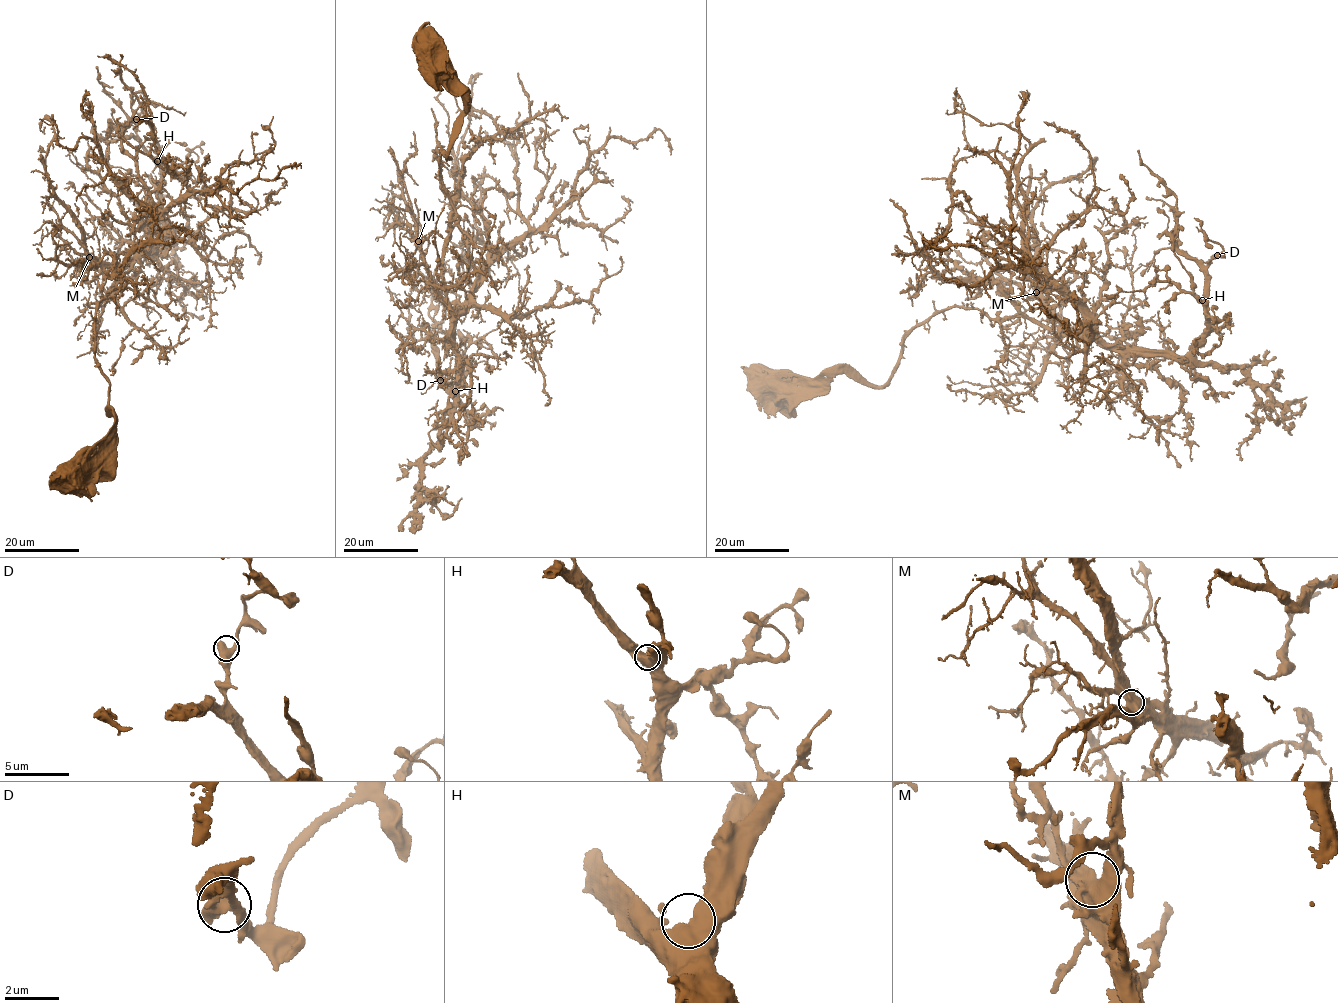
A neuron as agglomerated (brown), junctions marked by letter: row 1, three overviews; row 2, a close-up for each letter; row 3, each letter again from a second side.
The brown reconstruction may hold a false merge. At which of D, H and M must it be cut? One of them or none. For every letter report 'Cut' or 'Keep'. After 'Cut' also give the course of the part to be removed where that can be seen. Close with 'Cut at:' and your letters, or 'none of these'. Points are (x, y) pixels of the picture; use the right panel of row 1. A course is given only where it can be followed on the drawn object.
D: Keep
H: Keep
M: Keep
Cut at: none of these

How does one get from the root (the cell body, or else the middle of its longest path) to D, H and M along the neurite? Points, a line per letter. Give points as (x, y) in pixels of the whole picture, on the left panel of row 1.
D: (68, 480), (117, 419), (98, 305), (167, 221), (137, 119)
H: (68, 480), (88, 470), (117, 422), (94, 323), (103, 297), (124, 288), (119, 273), (167, 221), (157, 161)
M: (68, 480), (88, 470), (117, 422), (94, 323), (132, 264), (89, 257)

